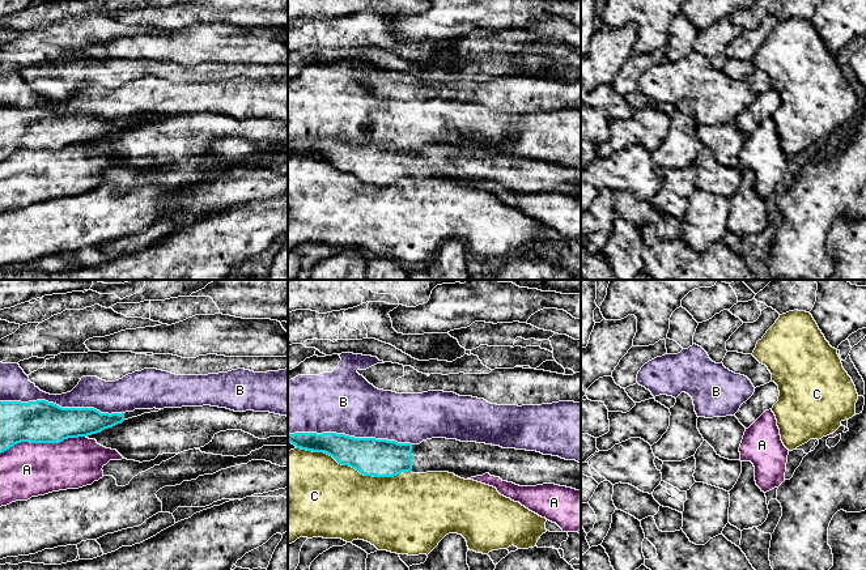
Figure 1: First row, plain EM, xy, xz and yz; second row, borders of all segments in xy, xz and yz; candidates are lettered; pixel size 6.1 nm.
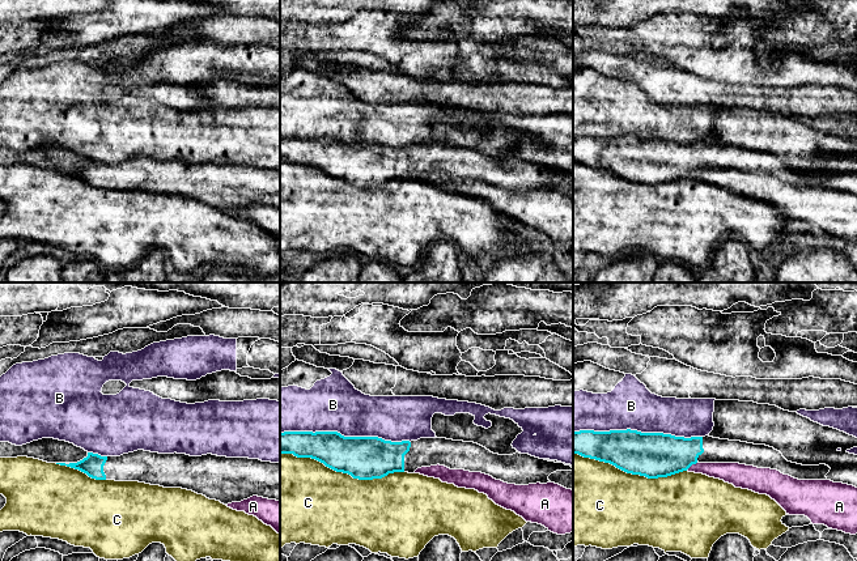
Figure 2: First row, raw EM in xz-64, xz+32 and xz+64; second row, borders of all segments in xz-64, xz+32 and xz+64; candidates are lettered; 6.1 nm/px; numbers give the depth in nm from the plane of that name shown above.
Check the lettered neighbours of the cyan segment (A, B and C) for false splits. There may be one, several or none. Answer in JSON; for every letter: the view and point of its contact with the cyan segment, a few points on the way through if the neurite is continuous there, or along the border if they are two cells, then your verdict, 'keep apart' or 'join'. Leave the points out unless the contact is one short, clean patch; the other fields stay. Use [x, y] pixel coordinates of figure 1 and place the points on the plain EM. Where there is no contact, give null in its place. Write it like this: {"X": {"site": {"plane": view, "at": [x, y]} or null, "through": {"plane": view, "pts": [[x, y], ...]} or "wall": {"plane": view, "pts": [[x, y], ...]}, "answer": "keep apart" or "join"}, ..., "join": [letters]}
{"A": {"site": {"plane": "xy", "at": [42, 149]}, "answer": "keep apart"}, "B": {"site": {"plane": "xy", "at": [60, 114]}, "answer": "keep apart"}, "C": {"site": {"plane": "xz", "at": [353, 174]}, "answer": "keep apart"}, "join": []}

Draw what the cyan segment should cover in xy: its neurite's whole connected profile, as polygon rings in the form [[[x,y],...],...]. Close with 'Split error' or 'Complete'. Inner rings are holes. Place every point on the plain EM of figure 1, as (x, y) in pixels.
[[[46,107],[29,110],[0,109],[0,161],[17,150],[60,150],[68,145],[88,144],[122,131],[124,127],[161,116],[135,116],[126,120],[101,120],[94,115],[61,115]]]. Split error

